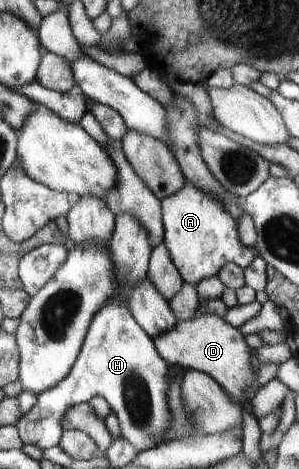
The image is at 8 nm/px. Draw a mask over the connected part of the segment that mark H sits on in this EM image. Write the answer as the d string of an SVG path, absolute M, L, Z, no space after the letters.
M121 295L115 296L93 320L84 350L69 377L41 394L37 405L21 418L18 423L21 437L25 444L37 445L45 450L60 445L66 432L63 420L67 411L77 404L90 402L97 395L101 395L105 401L108 401L111 411L117 416L123 437L138 450L147 450L163 443L162 439L167 438L168 431L171 430L173 415L169 407L169 391L175 381L176 371L173 371L171 365L159 356L153 340L128 310L124 298Z

